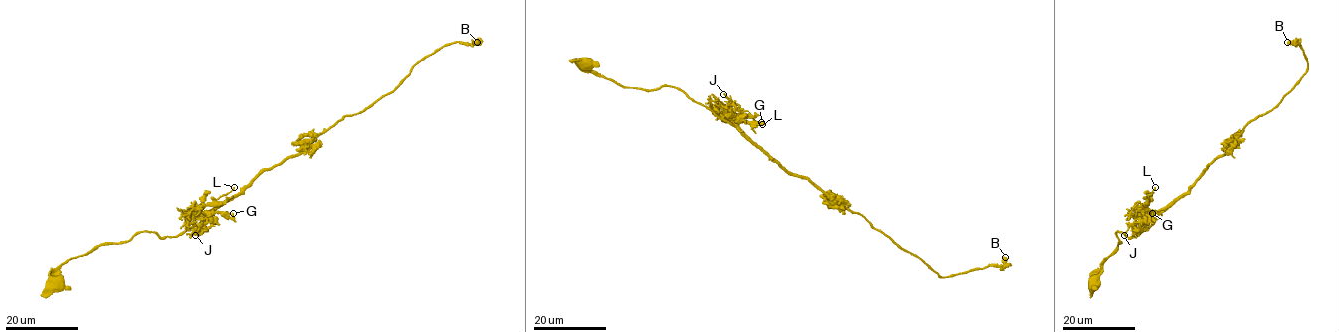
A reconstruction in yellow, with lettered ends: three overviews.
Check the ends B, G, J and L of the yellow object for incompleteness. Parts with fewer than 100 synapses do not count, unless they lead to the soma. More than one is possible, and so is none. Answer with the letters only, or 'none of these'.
none of these

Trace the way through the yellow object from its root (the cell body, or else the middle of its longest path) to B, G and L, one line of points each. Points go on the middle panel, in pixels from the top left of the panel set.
B: (585, 63), (586, 71), (625, 87), (680, 88), (787, 171), (858, 212), (941, 277), (1003, 265), (1005, 257)
G: (585, 63), (586, 71), (625, 87), (655, 90), (675, 86), (721, 118), (734, 115), (744, 122), (761, 122)
L: (585, 63), (586, 71), (625, 87), (655, 90), (675, 86), (721, 118), (741, 114), (762, 124)

